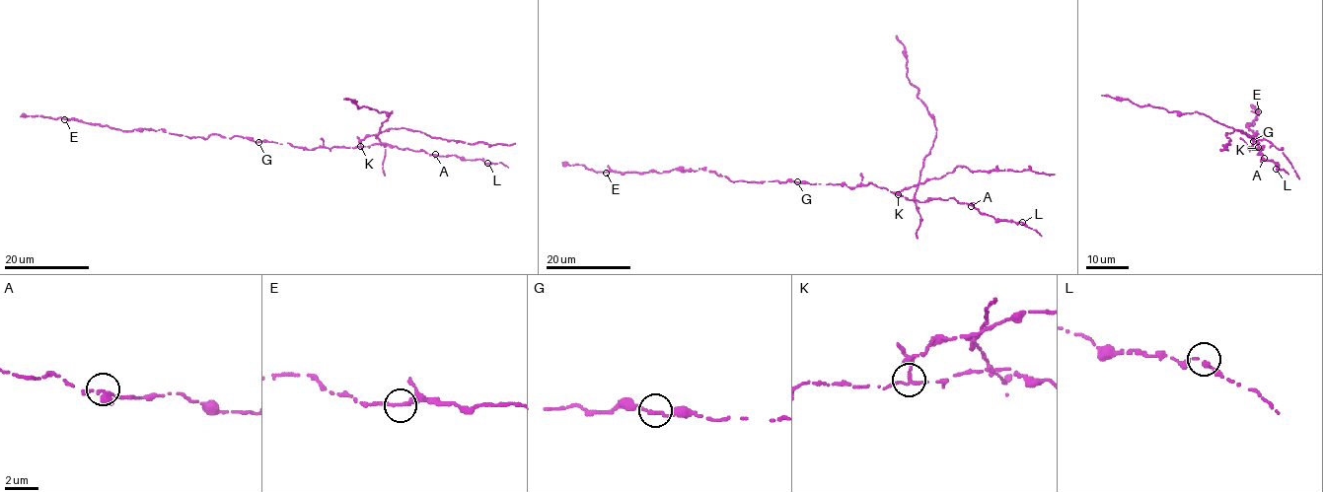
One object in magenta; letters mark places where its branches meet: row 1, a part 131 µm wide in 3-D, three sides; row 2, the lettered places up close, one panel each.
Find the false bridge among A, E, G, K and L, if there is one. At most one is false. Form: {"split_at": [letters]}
{"split_at": ["K"]}

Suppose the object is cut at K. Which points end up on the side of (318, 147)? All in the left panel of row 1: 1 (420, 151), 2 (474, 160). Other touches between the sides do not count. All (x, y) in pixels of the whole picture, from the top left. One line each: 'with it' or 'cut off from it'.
1: with it
2: with it

